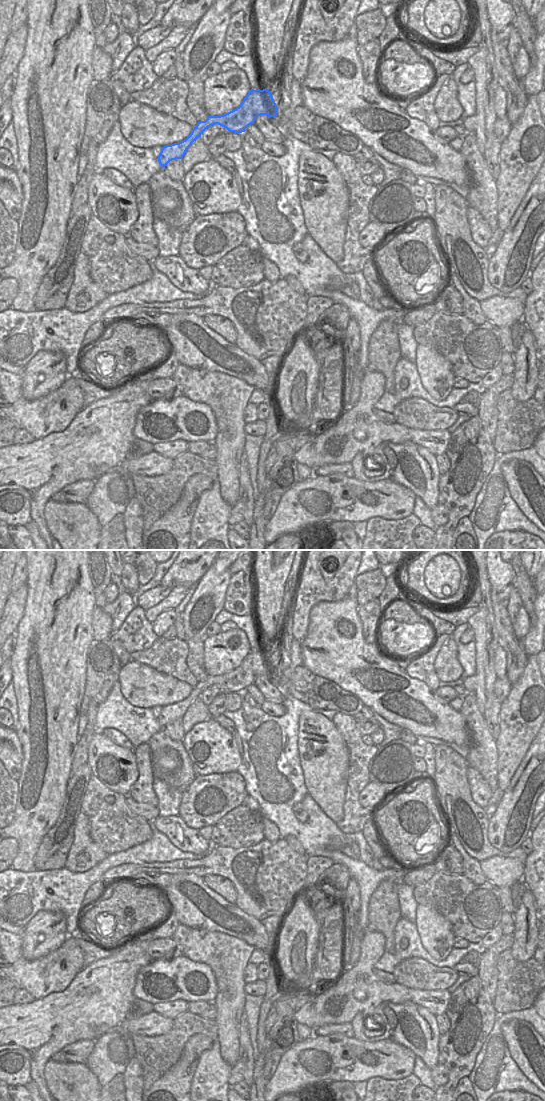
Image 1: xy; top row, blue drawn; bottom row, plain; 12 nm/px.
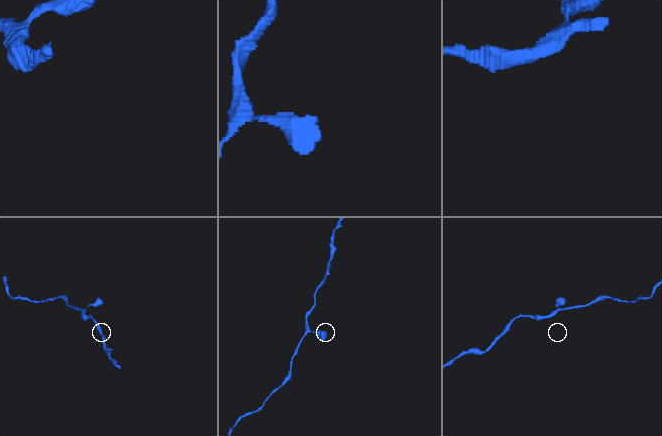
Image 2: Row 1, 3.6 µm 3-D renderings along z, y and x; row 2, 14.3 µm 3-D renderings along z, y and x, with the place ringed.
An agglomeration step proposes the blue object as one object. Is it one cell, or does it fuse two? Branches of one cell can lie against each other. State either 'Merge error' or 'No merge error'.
No merge error

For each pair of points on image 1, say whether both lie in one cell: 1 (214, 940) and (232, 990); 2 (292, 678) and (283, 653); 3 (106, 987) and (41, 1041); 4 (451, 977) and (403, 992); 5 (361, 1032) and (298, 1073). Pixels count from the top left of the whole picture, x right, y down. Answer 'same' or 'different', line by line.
1: same
2: same
3: same
4: different
5: different

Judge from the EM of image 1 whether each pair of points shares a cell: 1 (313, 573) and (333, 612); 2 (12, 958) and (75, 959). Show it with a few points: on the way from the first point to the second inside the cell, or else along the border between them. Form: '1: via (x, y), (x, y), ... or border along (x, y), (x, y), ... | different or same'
1: border along (348, 590), (339, 600), (317, 602), (308, 615) | different
2: via (28, 966), (53, 966), (59, 959) | same

